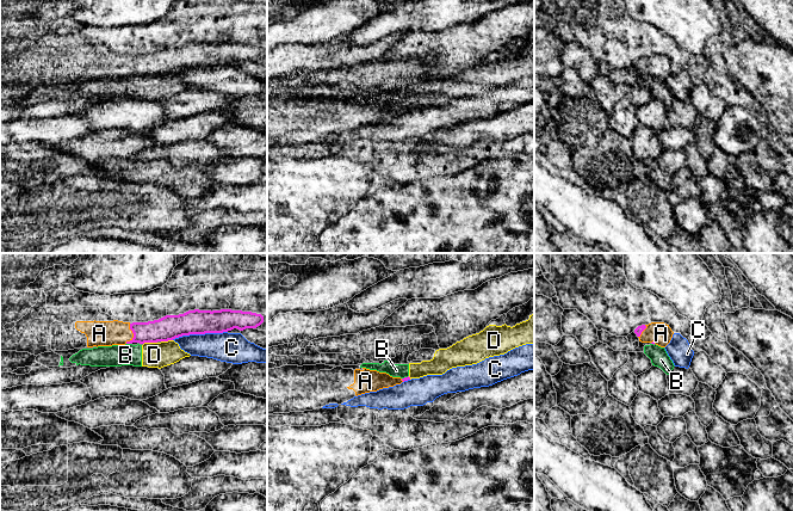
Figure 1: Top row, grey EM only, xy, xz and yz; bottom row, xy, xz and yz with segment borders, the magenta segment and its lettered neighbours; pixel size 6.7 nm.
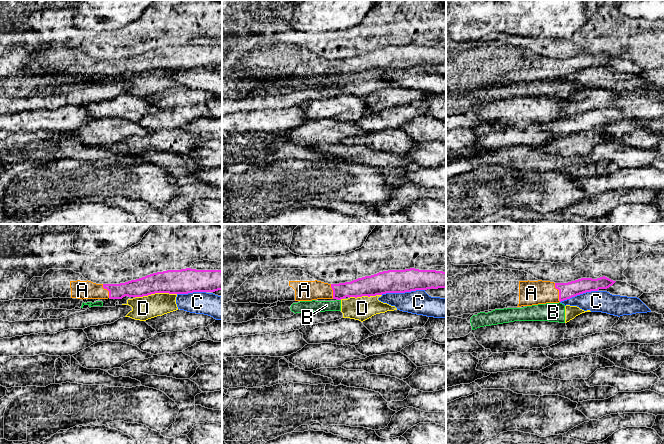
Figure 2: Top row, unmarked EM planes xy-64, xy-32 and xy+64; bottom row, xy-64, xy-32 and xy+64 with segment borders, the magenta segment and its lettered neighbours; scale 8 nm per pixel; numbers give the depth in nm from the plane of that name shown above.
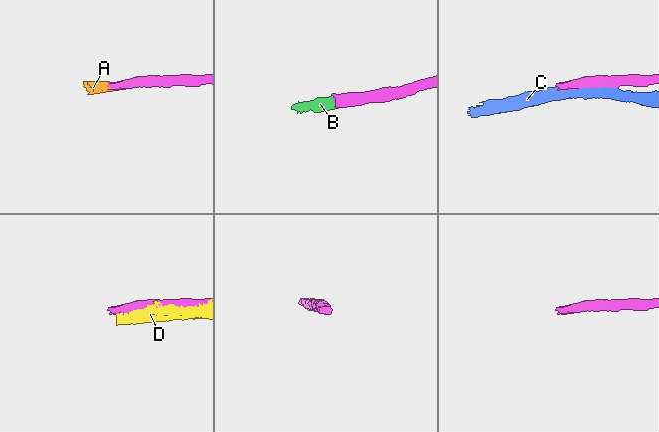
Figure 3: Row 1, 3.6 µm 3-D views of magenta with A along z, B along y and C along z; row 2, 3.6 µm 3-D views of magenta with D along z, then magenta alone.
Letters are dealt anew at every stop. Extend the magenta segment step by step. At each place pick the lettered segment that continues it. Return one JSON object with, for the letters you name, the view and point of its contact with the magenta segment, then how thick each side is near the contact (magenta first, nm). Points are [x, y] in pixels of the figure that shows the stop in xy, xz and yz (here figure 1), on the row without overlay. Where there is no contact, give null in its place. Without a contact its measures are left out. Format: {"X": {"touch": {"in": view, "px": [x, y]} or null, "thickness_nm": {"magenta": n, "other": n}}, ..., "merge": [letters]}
{"A": {"touch": {"in": "xy", "px": [134, 67]}, "thickness_nm": {"magenta": 160, "other": 180}}, "merge": ["A"]}

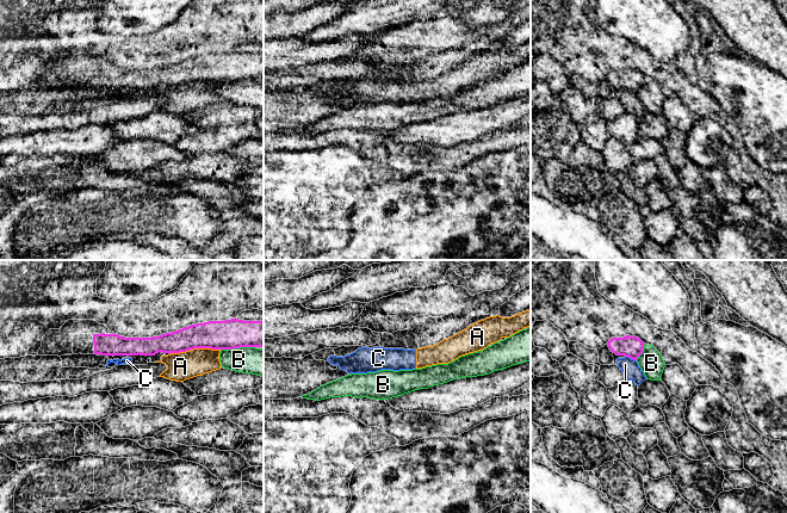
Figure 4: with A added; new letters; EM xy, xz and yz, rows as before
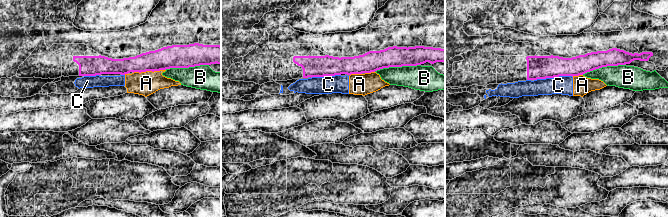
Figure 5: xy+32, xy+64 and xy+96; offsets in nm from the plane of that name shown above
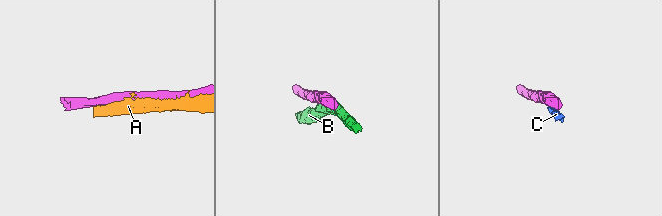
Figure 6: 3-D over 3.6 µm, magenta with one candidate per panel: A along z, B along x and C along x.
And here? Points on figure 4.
{"merge": []}

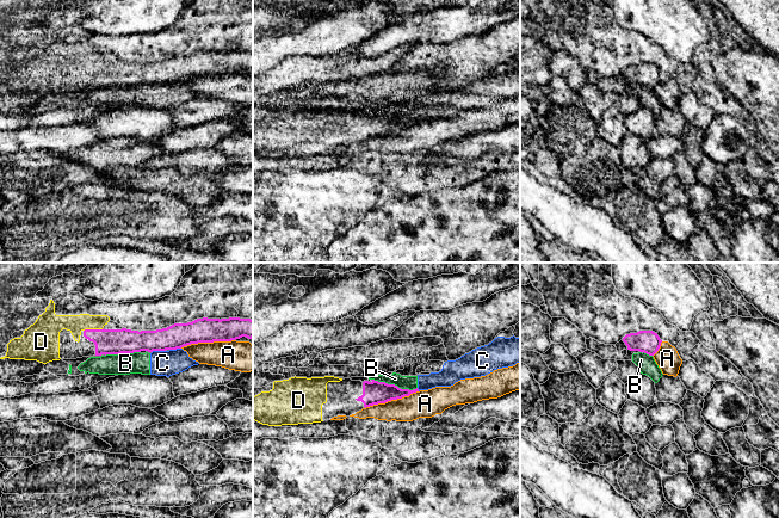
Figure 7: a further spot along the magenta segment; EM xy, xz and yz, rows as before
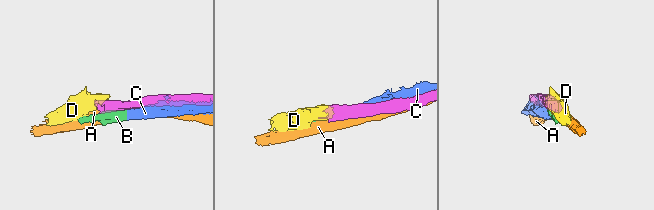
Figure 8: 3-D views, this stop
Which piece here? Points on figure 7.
{"D": {"touch": {"in": "xy", "px": [93, 62]}, "thickness_nm": {"magenta": 180, "other": 120}}, "merge": ["D"]}

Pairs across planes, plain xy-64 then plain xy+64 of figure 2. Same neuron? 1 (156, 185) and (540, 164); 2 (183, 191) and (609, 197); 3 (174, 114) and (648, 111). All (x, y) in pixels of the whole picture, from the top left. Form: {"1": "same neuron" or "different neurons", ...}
{"1": "different neurons", "2": "same neuron", "3": "different neurons"}

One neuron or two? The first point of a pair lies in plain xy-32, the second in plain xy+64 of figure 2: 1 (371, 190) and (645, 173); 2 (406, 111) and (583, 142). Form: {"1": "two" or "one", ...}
{"1": "two", "2": "two"}

